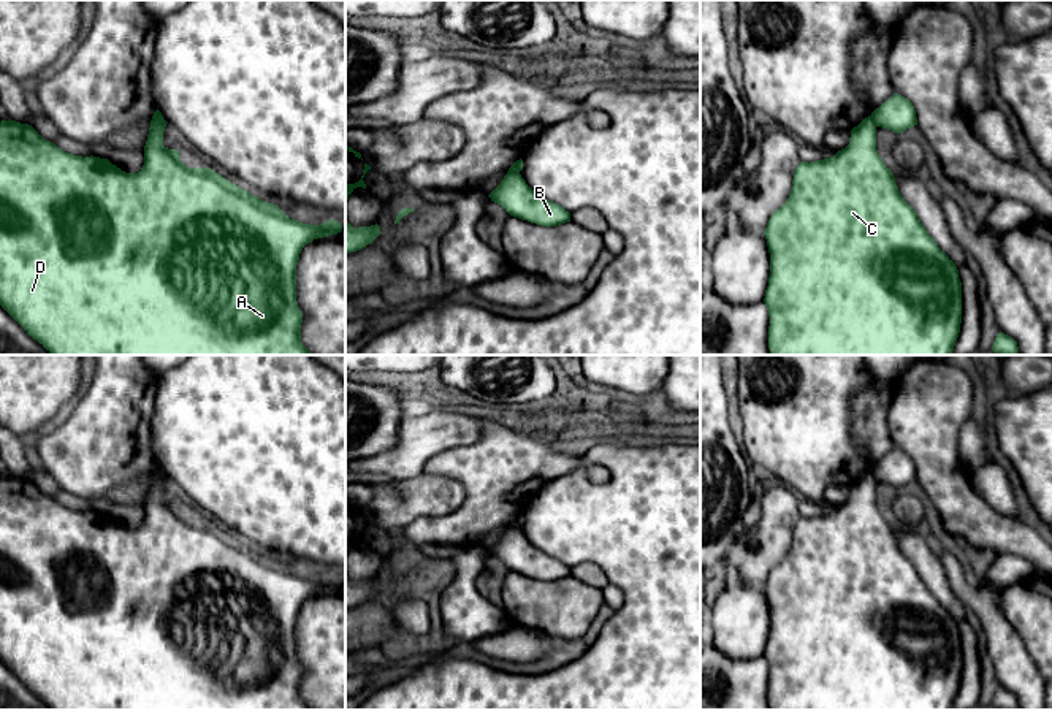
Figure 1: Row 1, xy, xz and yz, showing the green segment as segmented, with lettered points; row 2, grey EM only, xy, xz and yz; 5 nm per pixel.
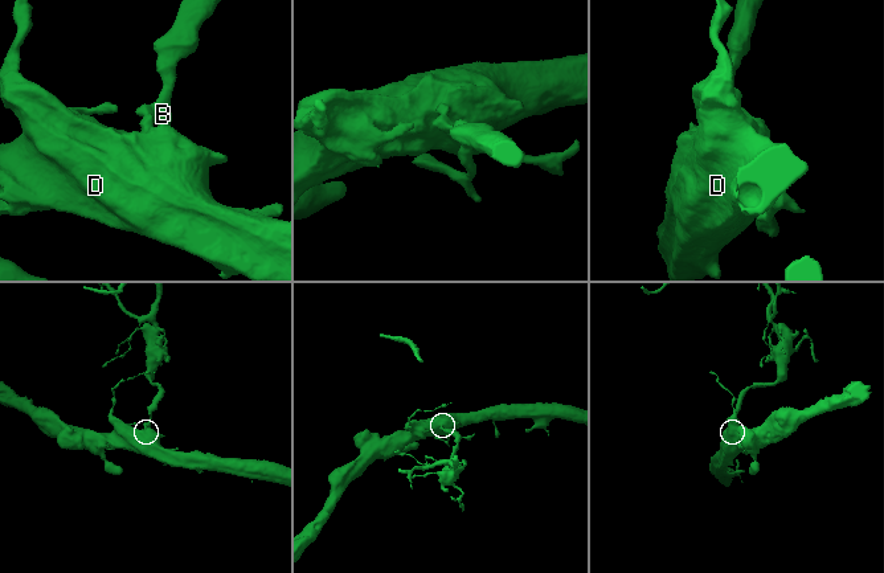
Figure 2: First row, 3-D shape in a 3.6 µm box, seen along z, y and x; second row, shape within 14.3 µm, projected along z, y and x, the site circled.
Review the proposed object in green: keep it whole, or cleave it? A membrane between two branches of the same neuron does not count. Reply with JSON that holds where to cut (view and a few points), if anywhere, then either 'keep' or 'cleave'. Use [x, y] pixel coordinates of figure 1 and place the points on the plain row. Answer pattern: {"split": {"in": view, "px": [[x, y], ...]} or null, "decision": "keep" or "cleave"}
{"split": {"in": "yz", "px": [[870, 471], [878, 480]]}, "decision": "cleave"}

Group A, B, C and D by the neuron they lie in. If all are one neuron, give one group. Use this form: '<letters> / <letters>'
A C D / B

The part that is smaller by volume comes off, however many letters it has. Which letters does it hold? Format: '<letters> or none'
B

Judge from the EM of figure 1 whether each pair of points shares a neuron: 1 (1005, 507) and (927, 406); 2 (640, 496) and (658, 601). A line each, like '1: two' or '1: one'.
1: two
2: one

